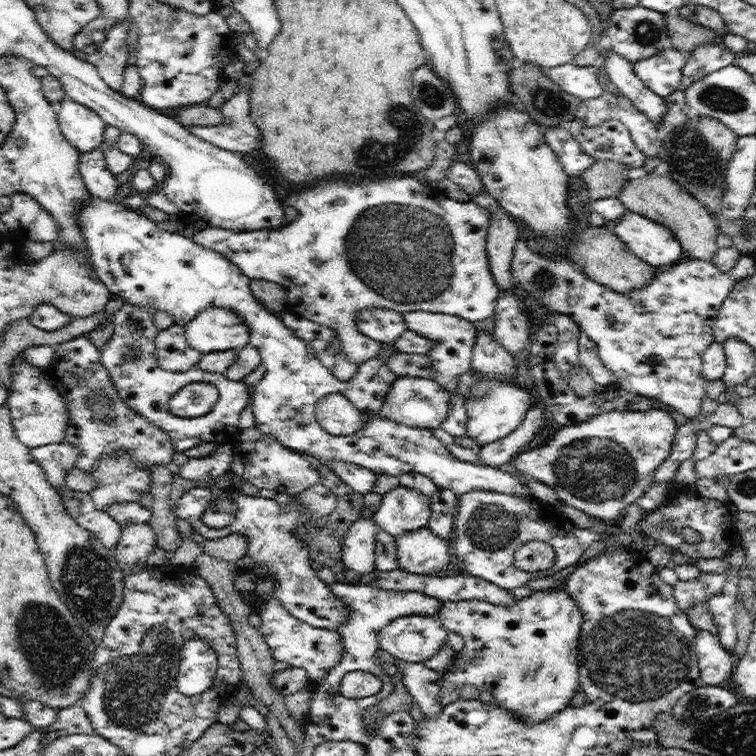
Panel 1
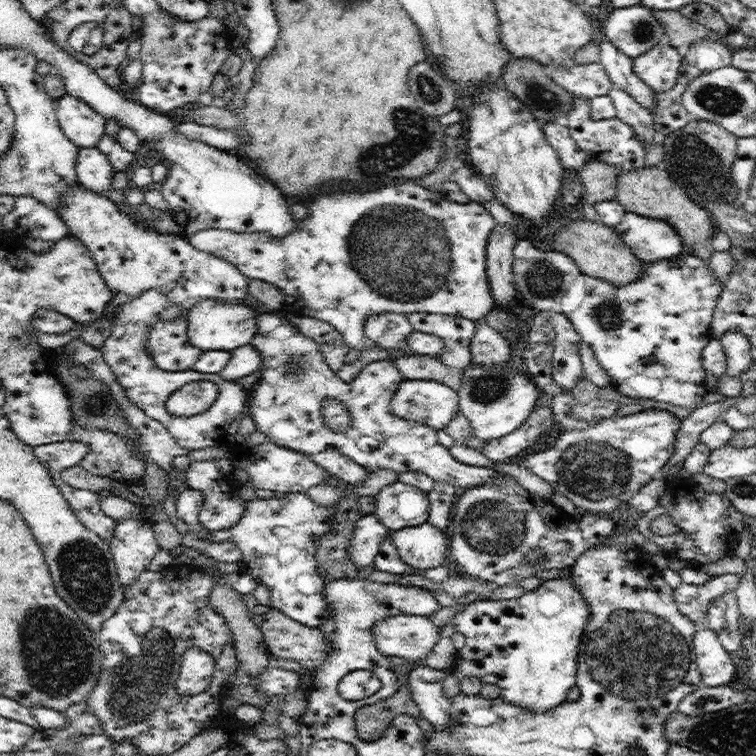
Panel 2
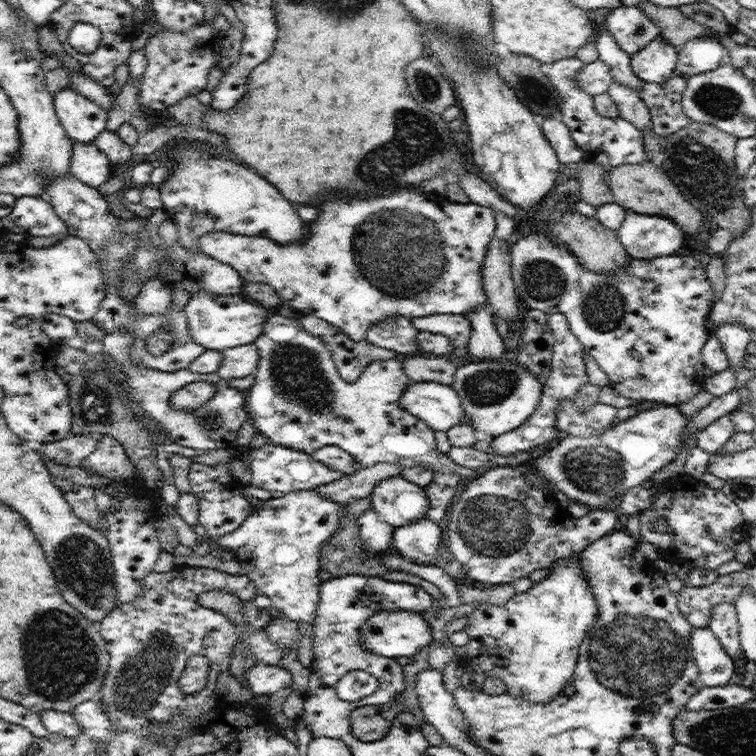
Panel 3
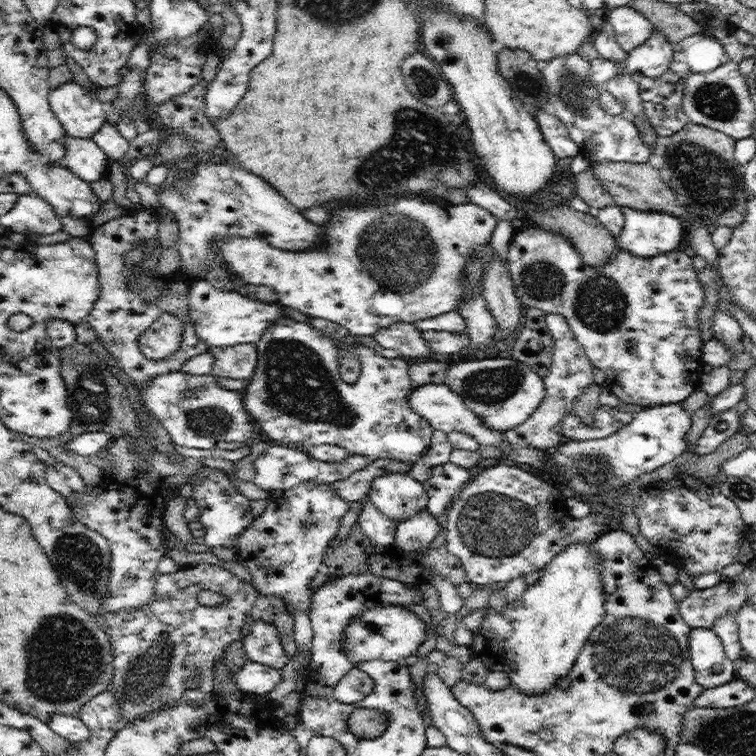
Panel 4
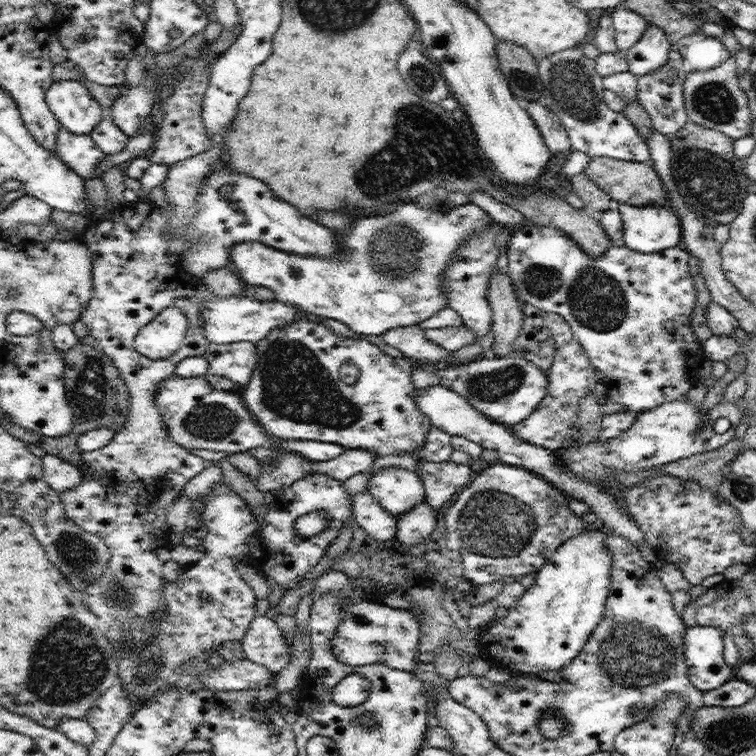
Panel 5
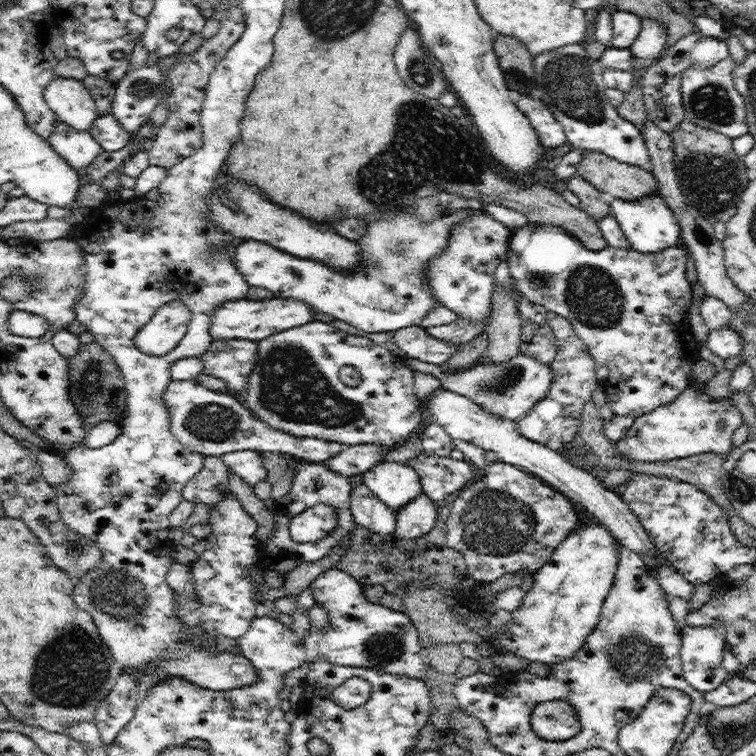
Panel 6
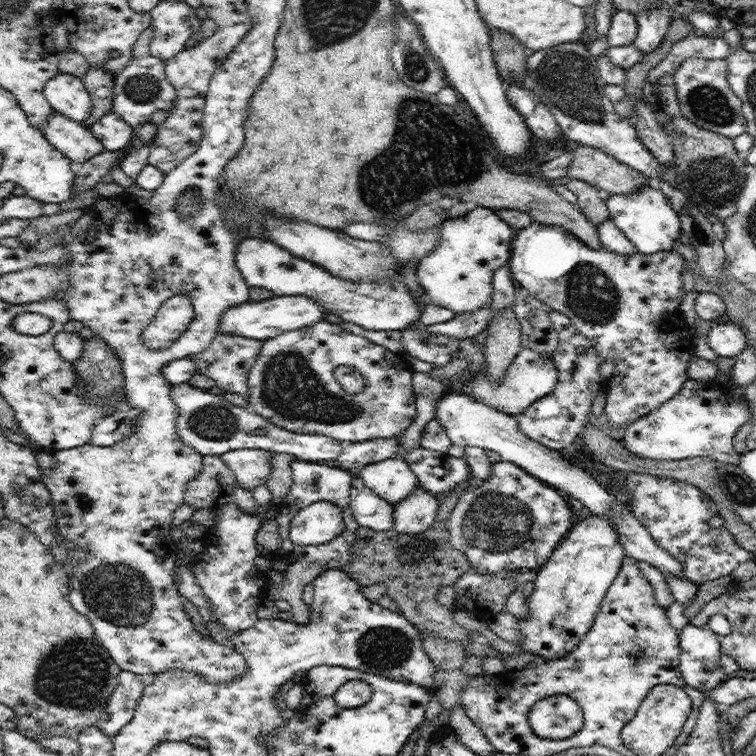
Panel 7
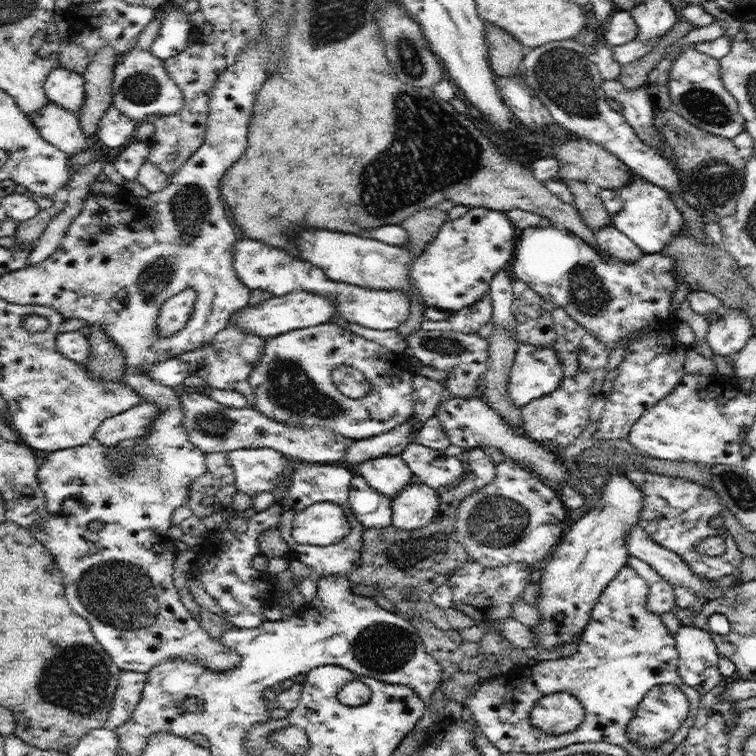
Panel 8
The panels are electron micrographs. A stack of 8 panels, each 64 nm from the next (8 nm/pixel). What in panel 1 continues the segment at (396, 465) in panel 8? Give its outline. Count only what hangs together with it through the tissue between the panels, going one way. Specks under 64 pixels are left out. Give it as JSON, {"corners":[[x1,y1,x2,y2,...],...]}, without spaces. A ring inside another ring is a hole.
{"corners":[[397,486,386,491,373,520,395,539,411,530,427,526,431,516,431,498,415,488]]}

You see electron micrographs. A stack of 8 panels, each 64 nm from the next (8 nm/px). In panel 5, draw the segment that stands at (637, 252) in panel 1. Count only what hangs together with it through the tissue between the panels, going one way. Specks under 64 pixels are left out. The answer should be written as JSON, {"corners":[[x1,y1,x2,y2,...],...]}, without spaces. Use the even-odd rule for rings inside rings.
{"corners":[[614,202,623,218,623,245,642,254,661,253,681,246,682,227,678,215,658,205,636,207]]}

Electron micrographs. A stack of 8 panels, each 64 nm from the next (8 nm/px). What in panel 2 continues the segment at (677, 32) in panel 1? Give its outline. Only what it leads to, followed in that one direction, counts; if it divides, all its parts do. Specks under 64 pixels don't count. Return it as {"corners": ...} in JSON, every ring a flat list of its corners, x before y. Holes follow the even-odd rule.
{"corners":[[650,8,650,10,662,25,666,38,671,40,670,44,677,49,683,50,694,41,704,39,710,32,708,27,686,18,676,10,658,10,656,8]]}

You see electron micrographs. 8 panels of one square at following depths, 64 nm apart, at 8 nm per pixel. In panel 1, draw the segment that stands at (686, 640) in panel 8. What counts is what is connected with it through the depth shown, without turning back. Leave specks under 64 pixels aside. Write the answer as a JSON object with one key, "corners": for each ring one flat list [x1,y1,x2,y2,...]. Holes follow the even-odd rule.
{"corners":[[698,630,694,642,697,664,704,685,724,686,728,684,734,672,731,662,731,652,724,649,718,635,708,631]]}

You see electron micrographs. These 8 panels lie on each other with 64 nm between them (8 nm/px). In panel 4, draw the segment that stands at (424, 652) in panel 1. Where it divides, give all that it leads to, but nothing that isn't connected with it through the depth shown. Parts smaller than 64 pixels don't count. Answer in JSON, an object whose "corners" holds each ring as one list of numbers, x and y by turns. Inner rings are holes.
{"corners":[[398,606,366,609,362,615,350,619,342,635,343,651,352,664,384,660,402,664,407,656,416,655,418,648,426,640,426,624,409,609]]}

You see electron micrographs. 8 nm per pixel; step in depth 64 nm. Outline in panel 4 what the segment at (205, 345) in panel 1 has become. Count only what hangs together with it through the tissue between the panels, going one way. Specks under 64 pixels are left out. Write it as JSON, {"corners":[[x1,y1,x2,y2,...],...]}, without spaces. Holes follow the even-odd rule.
{"corners":[[195,280,189,288,188,302,194,332,209,347,257,343,278,318,294,314,279,303,260,302,234,290,222,290,206,280]]}

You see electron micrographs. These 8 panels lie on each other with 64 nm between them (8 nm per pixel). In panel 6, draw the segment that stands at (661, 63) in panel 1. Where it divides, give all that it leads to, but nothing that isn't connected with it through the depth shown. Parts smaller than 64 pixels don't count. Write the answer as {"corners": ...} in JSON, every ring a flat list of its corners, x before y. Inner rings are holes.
{"corners":[[642,18,638,38,629,46,634,56,633,68,641,70,658,62,666,49,668,32,666,27,654,18]]}

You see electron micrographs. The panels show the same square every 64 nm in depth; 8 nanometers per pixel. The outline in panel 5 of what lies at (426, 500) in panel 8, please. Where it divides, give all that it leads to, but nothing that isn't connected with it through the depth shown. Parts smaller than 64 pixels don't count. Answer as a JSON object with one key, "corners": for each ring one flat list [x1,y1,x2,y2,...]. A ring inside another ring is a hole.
{"corners":[[425,500,397,517,395,538,405,546,416,546,433,534,436,525,437,513]]}

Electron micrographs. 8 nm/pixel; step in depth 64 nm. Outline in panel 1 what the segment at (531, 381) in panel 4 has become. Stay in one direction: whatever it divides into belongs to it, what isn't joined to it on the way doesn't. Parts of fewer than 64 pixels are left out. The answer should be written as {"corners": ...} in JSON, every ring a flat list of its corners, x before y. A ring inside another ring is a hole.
{"corners":[[471,368,474,387,462,396,467,411,467,435,476,442,477,447,486,446,514,432,524,420,535,399,527,389,517,385,516,380,505,378,501,374,490,377]]}

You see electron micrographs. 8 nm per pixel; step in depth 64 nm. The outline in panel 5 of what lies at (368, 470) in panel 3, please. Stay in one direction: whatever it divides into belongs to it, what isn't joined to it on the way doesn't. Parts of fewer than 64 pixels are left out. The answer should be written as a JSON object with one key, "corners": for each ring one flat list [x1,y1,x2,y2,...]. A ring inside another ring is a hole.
{"corners":[[417,450,408,454,393,454,377,455,374,459,372,468,366,472,359,472,343,481,346,494,352,498,354,494,367,490,368,481,373,474,388,466,398,466,406,470,416,471,418,468]]}

